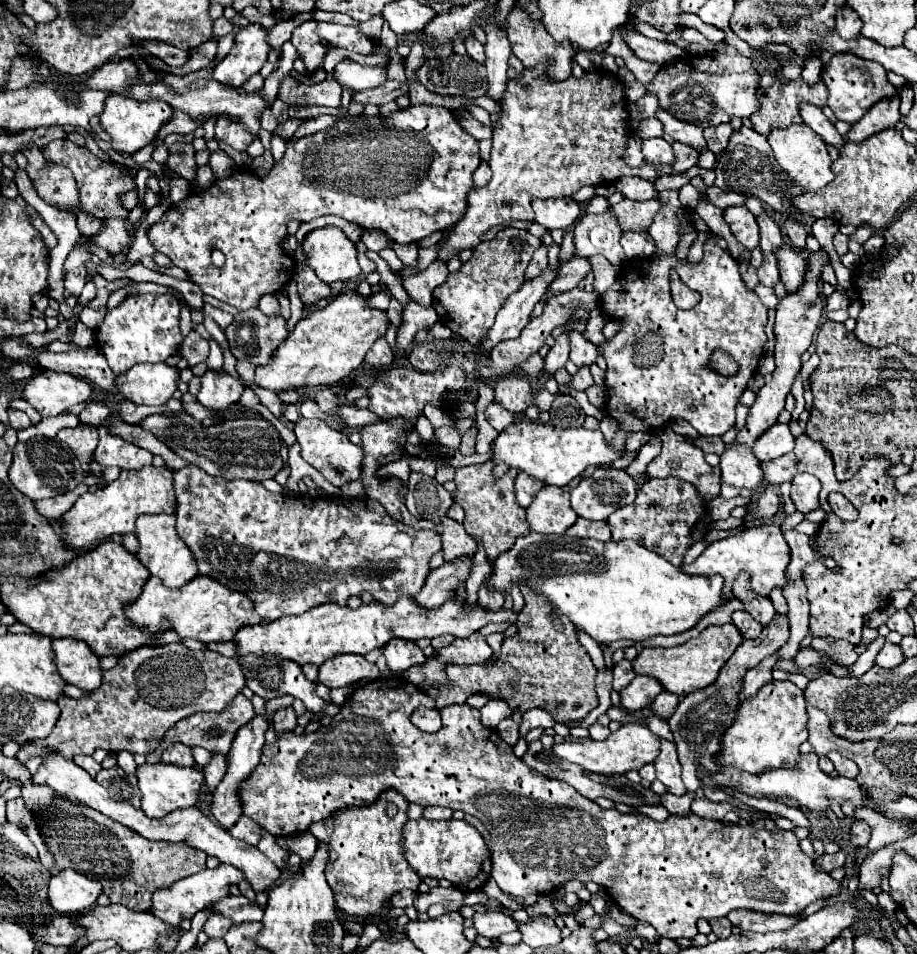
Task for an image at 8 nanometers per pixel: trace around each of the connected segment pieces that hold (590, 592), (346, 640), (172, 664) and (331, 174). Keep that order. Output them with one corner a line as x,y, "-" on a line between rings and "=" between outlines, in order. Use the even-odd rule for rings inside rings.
535,531
517,537
515,545
513,545
509,551
505,551
503,555
499,555
499,557
495,559
493,571
491,571
489,579
487,579
487,585
489,585
491,591
497,591
497,593
501,593
501,595
509,595
509,593
511,593
511,587
513,587
513,585
519,585
521,581
525,581
525,585
527,585
531,591
535,591
535,593
539,593
539,595
545,595
545,597
549,599
549,603
551,603
551,607
553,607
553,609
551,609
551,617
555,617
555,619
557,619
557,617
569,617
573,625
581,627
581,629
583,629
587,635
591,635
597,643
609,643
609,641
617,641
617,639
635,639
635,641
643,641
643,639
649,639
649,637
653,637
653,635
673,635
673,633
687,631
687,629
691,629
705,613
709,613
709,611
713,611
713,609
717,609
717,607
721,605
721,589
723,589
723,577
715,575
715,577
709,579
709,577
693,577
693,575
687,575
687,573
683,573
681,569
673,567
669,561
665,561
661,555
657,555
657,553
645,549
643,545
639,545
639,543
635,543
635,541
619,541
619,543
613,543
613,541
601,543
601,541
595,541
595,539
571,539
571,541
569,541
565,535
541,535
541,533
535,533
=
401,597
395,605
387,607
379,601
371,605
361,605
359,609
349,609
349,607
339,607
339,605
317,605
309,609
307,613
301,615
291,615
291,617
281,617
269,623
259,623
259,625
245,625
235,633
235,645
237,645
237,655
245,657
249,653
271,653
279,655
283,659
295,661
297,665
313,663
313,665
323,665
327,659
333,659
333,655
339,653
359,653
365,655
371,649
383,647
387,641
399,637
399,639
433,639
445,633
451,633
455,637
469,637
471,633
479,631
487,623
515,623
517,615
513,611
485,611
481,607
473,607
469,613
463,611
463,601
457,601
457,597
451,597
447,603
443,603
435,611
423,611
413,599
=
181,643
149,647
143,645
131,653
119,657
117,665
109,671
103,671
103,683
89,697
71,699
63,697
57,701
61,707
61,717
57,719
53,731
45,739
35,739
19,751
17,759
23,763
33,755
43,755
47,749
59,751
63,757
73,759
73,755
91,755
97,747
103,747
109,753
131,751
131,753
147,753
155,749
155,743
163,739
165,731
169,731
179,719
189,717
197,711
223,711
235,695
245,687
243,667
235,657
223,657
213,651
189,651
=
413,105
413,107
407,107
403,111
395,111
391,113
389,117
355,117
355,119
349,119
349,117
341,117
341,121
325,131
319,131
317,135
307,135
307,137
301,137
297,139
295,143
287,143
287,151
285,151
285,157
281,163
277,163
269,175
265,179
259,179
247,171
235,171
231,177
223,179
223,181
215,181
209,189
193,189
191,195
187,199
183,199
177,207
171,207
163,213
161,221
151,225
149,229
149,239
151,243
155,245
155,249
159,253
165,253
173,265
185,269
189,273
189,279
193,283
197,283
201,287
201,291
205,295
213,295
215,299
219,301
225,301
233,307
237,307
239,311
243,309
249,309
249,307
255,307
259,303
259,297
265,295
265,293
277,293
291,277
293,277
293,259
289,255
285,255
279,247
279,243
285,239
287,235
287,219
293,217
297,221
311,221
311,219
317,219
317,217
323,217
323,215
339,215
351,223
357,223
361,225
363,229
381,229
389,235
389,239
397,241
397,243
417,243
421,241
423,237
435,233
435,231
445,231
451,227
451,223
455,223
455,219
459,219
459,215
463,215
463,203
467,201
467,191
471,191
473,183
471,183
471,175
473,171
479,167
481,163
481,157
479,157
479,143
469,135
465,133
453,111
445,109
445,107
435,107
435,105
-
213,249
219,249
225,253
225,265
223,267
215,267
211,263
211,251

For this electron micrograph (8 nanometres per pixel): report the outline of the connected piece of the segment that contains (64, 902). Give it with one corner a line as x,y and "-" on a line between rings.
71,869
59,871
59,875
51,877
49,883
49,903
57,913
87,911
95,905
95,899
99,895
101,895
99,883

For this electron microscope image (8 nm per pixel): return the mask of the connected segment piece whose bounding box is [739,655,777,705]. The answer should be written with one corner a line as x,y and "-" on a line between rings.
769,655
767,659
763,659
757,667
753,667
747,673
747,677
743,681
743,687
741,687
743,691
739,691
739,705
745,699
749,699
751,695
755,695
763,685
767,685
771,681
771,669
773,669
775,663
777,663
777,655

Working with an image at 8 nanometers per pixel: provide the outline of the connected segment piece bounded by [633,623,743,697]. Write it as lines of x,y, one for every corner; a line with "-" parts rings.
725,623
725,625
709,625
699,637
677,645
677,647
645,647
637,659
633,661
633,669
637,675
649,675
659,679
659,683
679,695
685,697
697,689
705,689
711,683
715,683
719,669
729,661
729,657
735,653
735,649
743,643
743,635
739,633
739,629
733,623

